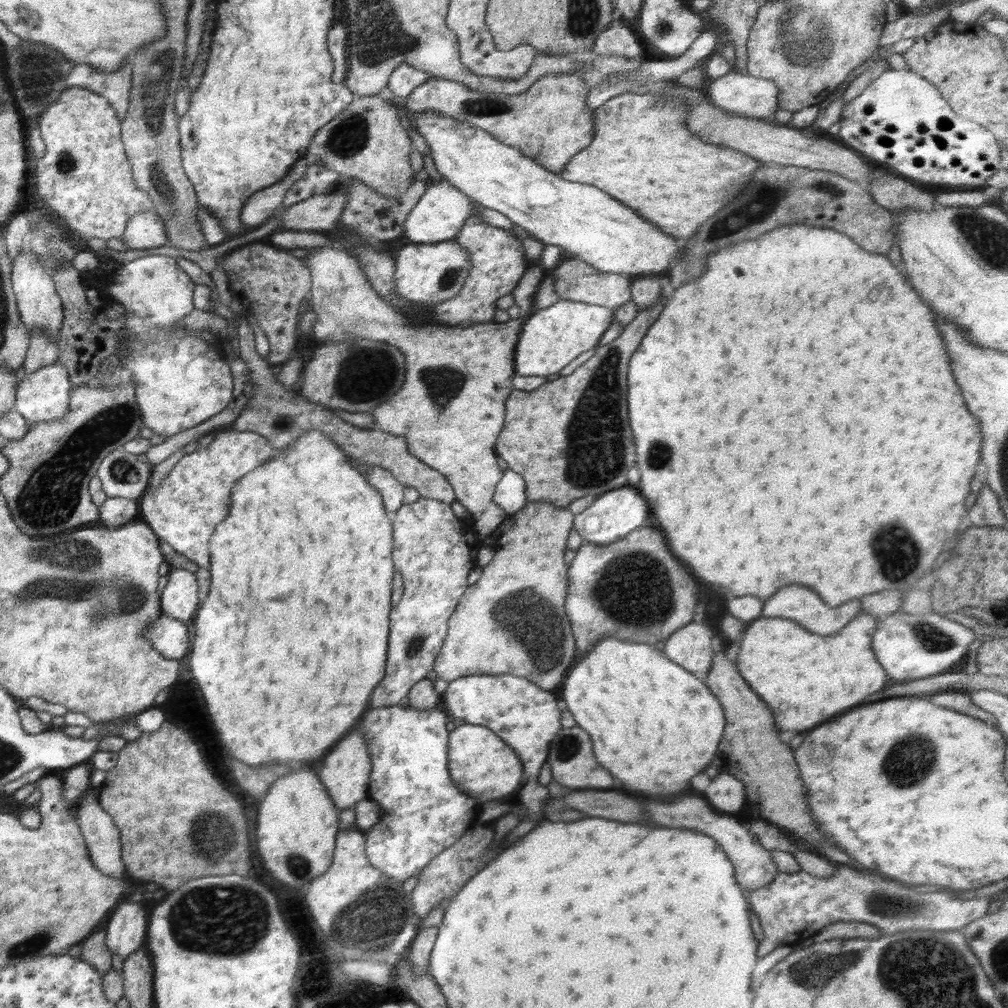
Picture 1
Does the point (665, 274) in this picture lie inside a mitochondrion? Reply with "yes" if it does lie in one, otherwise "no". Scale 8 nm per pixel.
no

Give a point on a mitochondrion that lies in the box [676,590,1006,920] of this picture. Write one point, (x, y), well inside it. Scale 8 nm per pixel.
(916, 748)

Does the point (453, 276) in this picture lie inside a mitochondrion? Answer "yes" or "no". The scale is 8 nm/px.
yes

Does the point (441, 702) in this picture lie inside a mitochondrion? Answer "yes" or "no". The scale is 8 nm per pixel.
no

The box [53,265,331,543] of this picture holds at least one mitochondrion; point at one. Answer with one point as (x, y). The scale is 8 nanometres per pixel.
(124, 471)

